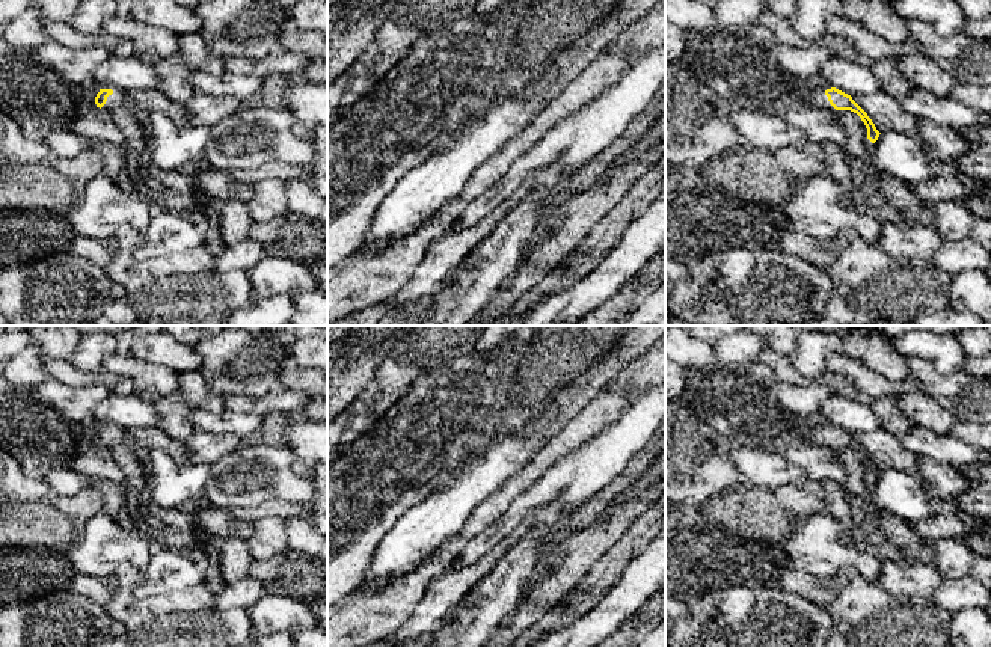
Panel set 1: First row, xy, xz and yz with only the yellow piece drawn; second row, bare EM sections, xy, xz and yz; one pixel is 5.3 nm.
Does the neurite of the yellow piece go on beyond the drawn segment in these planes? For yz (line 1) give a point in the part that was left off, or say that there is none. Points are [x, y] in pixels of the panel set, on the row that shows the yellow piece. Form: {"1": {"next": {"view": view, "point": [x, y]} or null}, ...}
{"1": {"next": {"view": "yz", "point": [816, 98]}}}

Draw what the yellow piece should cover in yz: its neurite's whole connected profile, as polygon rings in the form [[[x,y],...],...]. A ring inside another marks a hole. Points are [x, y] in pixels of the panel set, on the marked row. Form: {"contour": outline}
{"contour": [[[827,83],[815,84],[808,94],[802,98],[804,106],[813,109],[827,109],[827,110],[851,110],[857,113],[867,128],[867,139],[875,143],[879,137],[879,131],[876,130],[872,119],[867,113],[852,100],[851,95],[833,87]]]}

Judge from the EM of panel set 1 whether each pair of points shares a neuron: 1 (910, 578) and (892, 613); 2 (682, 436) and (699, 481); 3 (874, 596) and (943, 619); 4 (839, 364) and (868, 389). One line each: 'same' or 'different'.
1: different
2: same
3: same
4: same

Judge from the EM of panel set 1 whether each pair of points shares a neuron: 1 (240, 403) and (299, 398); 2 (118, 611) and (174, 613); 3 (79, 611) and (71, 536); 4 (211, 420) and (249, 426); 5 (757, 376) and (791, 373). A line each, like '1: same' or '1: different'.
1: same
2: same
3: different
4: same
5: different

